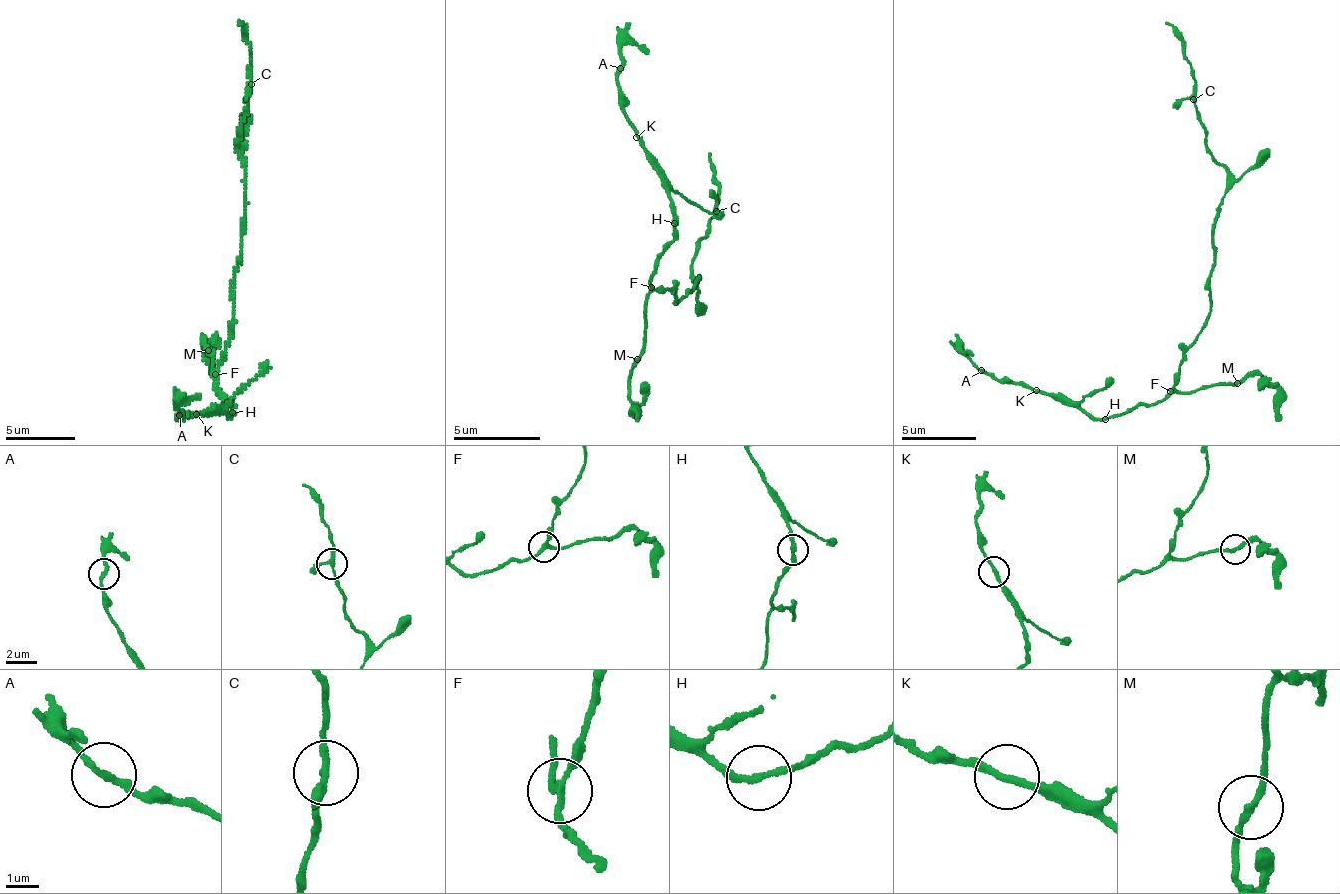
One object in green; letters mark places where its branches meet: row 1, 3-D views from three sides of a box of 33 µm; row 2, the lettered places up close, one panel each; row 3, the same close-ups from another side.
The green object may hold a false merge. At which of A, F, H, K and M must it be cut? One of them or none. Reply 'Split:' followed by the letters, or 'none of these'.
Split: F

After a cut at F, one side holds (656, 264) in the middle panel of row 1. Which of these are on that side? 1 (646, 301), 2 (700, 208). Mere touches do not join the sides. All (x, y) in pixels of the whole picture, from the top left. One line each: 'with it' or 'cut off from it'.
1: with it
2: with it

